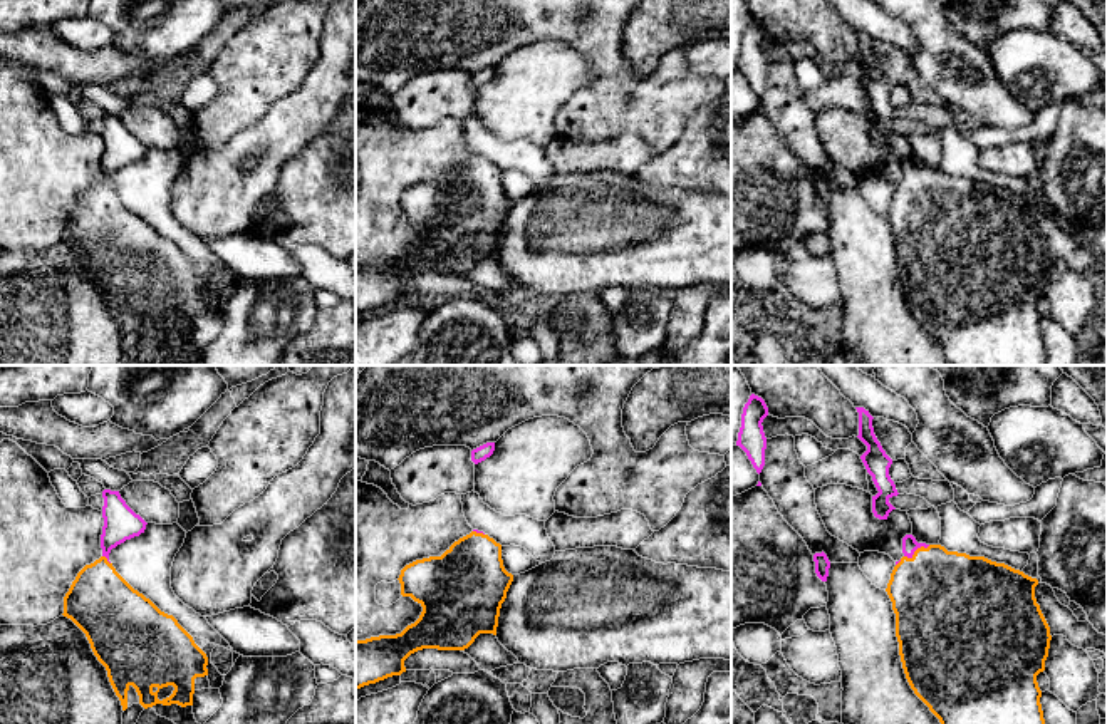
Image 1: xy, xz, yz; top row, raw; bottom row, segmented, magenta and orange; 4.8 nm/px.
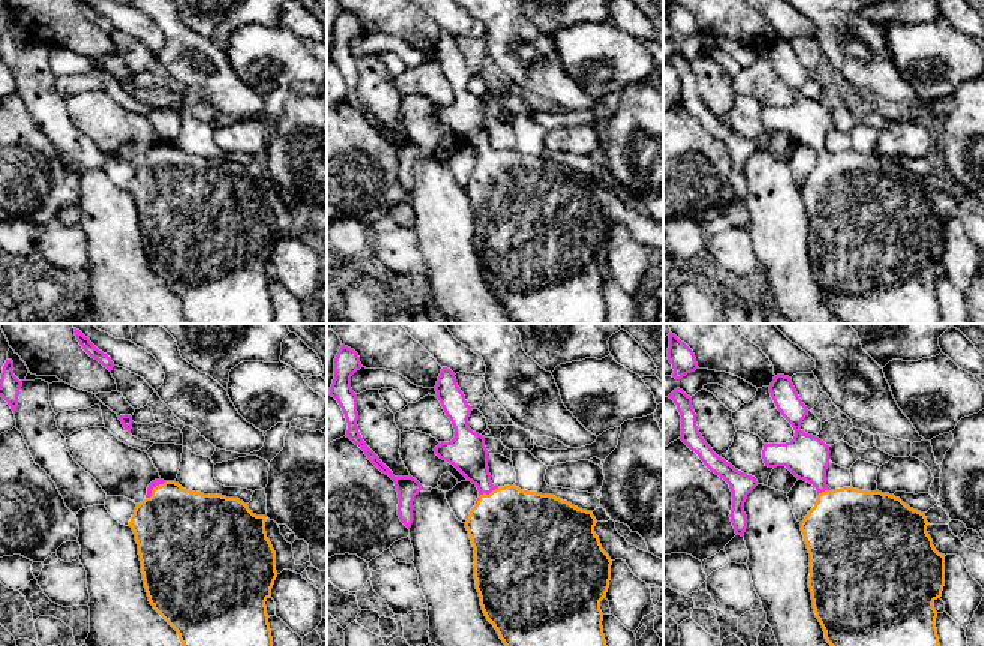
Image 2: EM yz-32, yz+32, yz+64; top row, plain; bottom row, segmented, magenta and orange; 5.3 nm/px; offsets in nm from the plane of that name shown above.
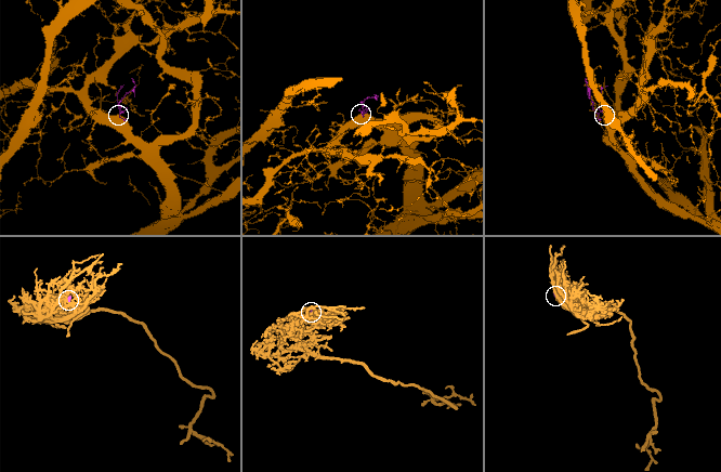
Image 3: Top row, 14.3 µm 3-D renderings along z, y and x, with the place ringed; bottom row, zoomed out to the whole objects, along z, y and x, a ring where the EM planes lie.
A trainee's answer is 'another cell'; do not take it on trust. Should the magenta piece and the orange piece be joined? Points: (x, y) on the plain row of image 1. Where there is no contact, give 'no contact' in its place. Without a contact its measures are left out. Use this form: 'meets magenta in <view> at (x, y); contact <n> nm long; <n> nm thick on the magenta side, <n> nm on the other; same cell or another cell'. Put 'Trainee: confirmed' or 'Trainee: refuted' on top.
Trainee: refuted
meets magenta in yz at (916, 173); contact 140 nm long; 80 nm thick on the magenta side, 440 nm on the other; same cell

